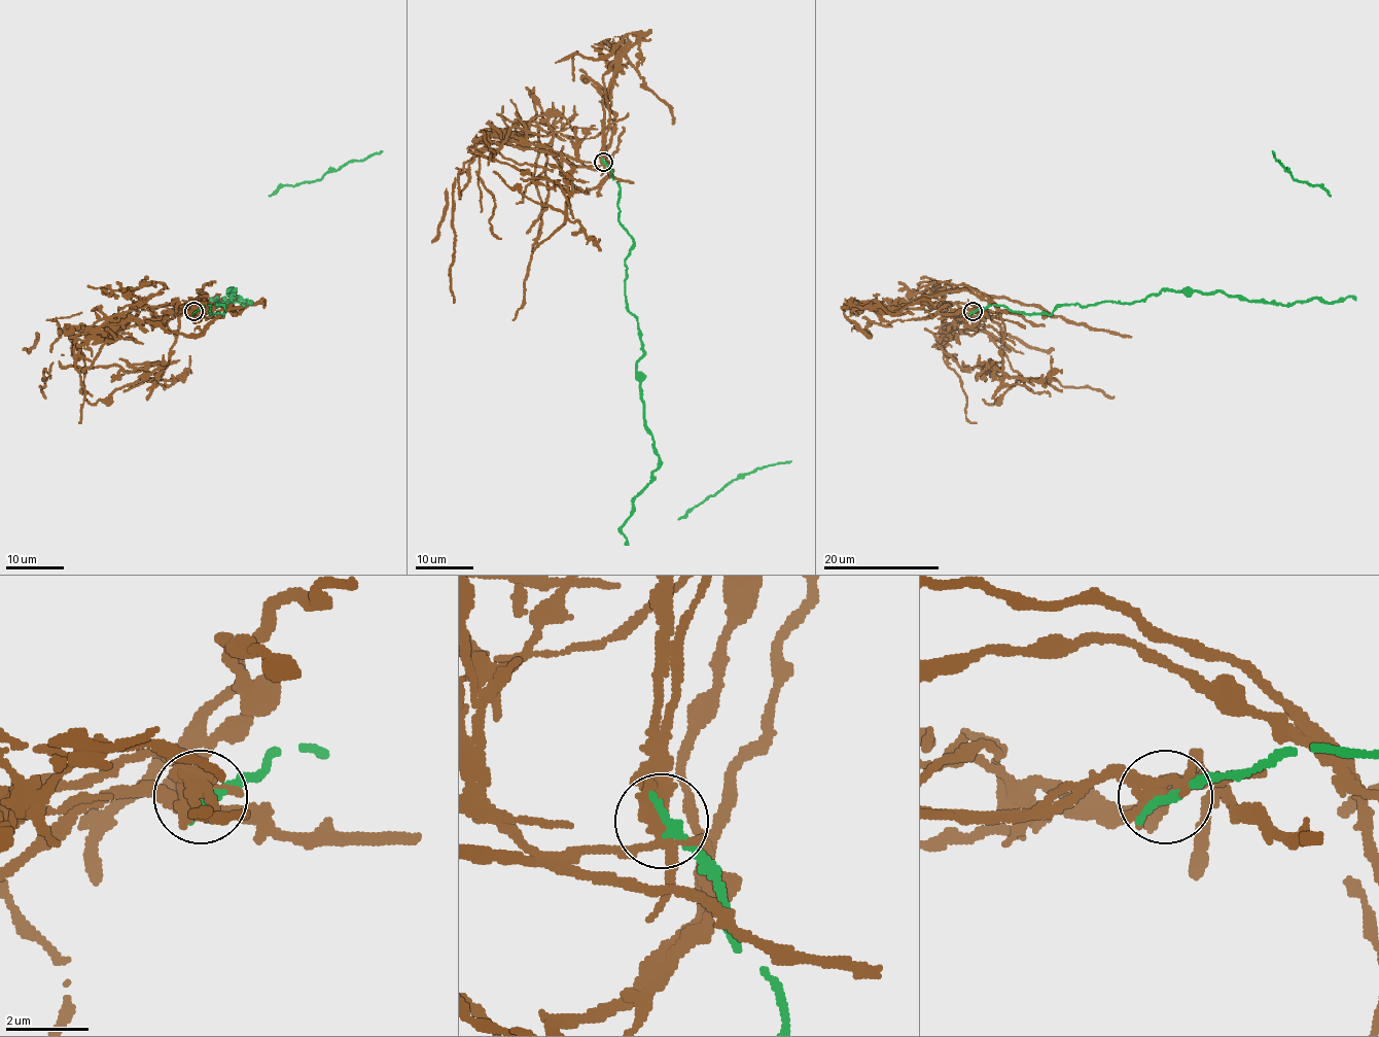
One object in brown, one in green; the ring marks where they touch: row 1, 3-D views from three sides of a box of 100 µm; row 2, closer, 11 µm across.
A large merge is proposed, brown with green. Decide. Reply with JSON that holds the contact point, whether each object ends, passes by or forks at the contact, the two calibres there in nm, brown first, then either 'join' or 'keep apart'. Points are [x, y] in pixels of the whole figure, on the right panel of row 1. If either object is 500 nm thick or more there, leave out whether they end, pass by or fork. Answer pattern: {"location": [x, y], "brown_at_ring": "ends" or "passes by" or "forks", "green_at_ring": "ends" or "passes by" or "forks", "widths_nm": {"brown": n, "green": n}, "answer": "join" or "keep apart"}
{"location": [973, 311], "brown_at_ring": "forks", "green_at_ring": "ends", "widths_nm": {"brown": 320, "green": 240}, "answer": "keep apart"}

